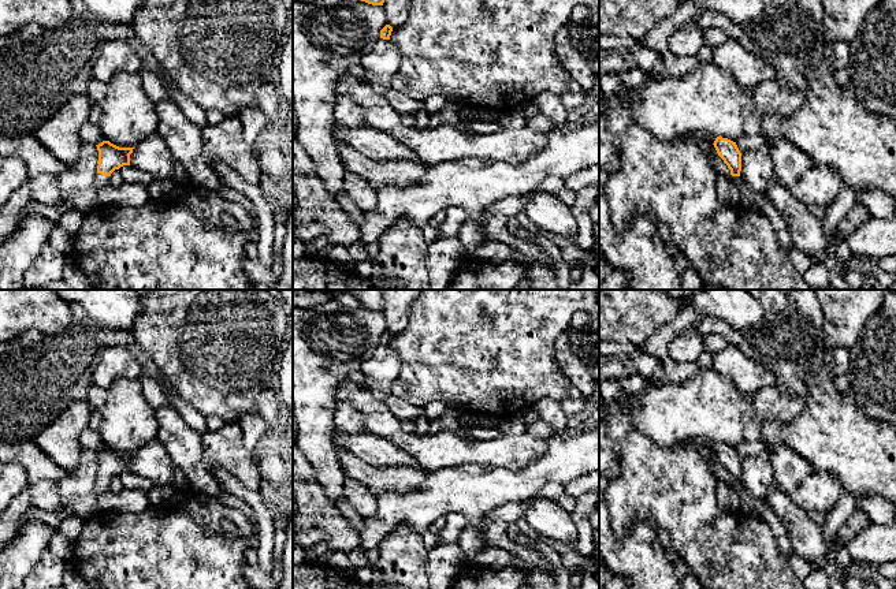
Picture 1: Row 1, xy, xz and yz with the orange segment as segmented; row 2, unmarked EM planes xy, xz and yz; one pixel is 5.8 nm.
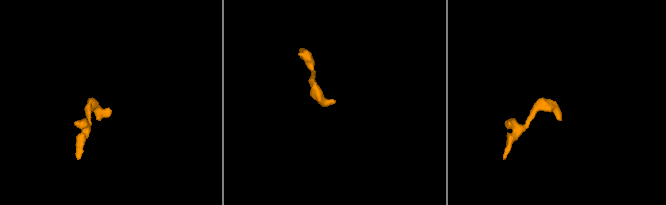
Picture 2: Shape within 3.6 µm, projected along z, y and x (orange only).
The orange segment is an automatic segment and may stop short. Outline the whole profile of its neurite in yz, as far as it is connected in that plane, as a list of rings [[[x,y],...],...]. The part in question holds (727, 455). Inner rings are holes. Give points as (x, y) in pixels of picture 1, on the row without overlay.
[[[717,443],[713,451],[714,451],[718,462],[724,466],[724,469],[730,476],[730,481],[740,482],[741,459],[740,459],[736,448],[728,446],[728,444]]]

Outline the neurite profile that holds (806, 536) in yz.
[[[776,484],[770,485],[765,504],[787,528],[796,552],[813,569],[823,570],[830,544],[825,541],[821,525],[815,523],[807,511],[799,508]]]

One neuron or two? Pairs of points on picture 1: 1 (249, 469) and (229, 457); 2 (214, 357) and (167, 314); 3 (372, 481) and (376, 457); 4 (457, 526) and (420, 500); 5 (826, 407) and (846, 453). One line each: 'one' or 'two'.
1: one
2: one
3: two
4: two
5: one

